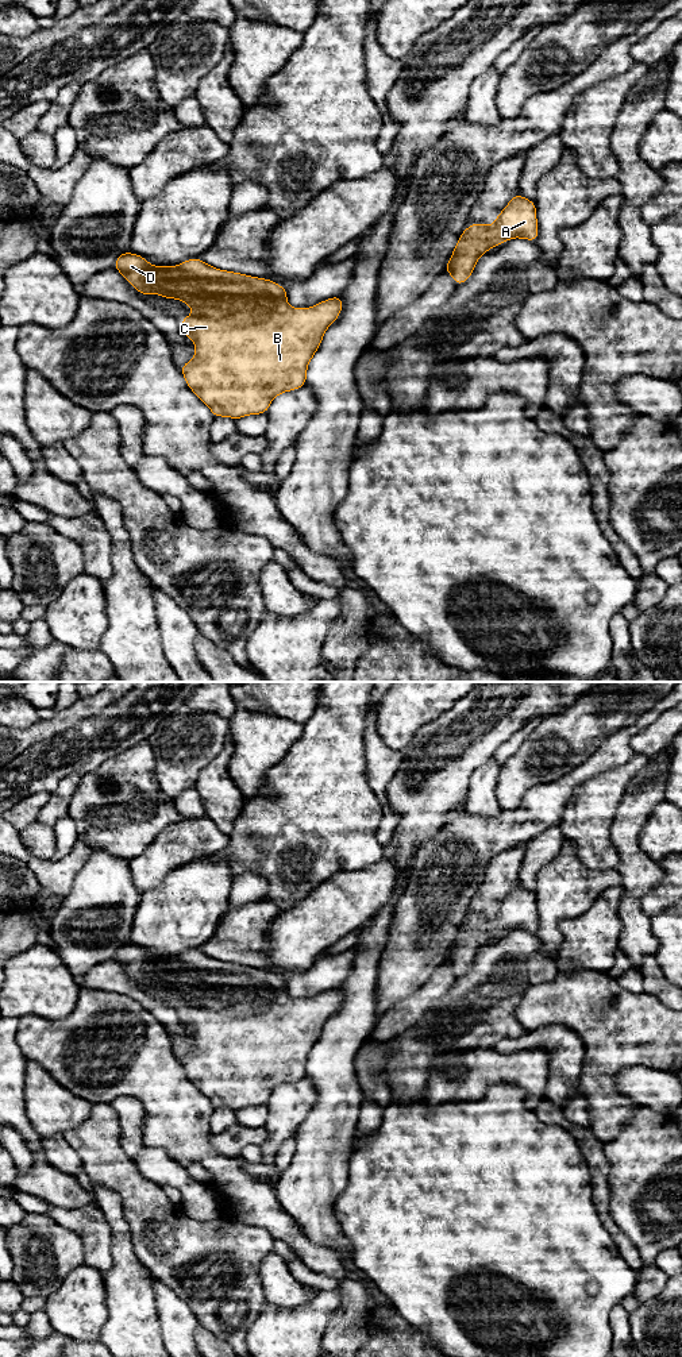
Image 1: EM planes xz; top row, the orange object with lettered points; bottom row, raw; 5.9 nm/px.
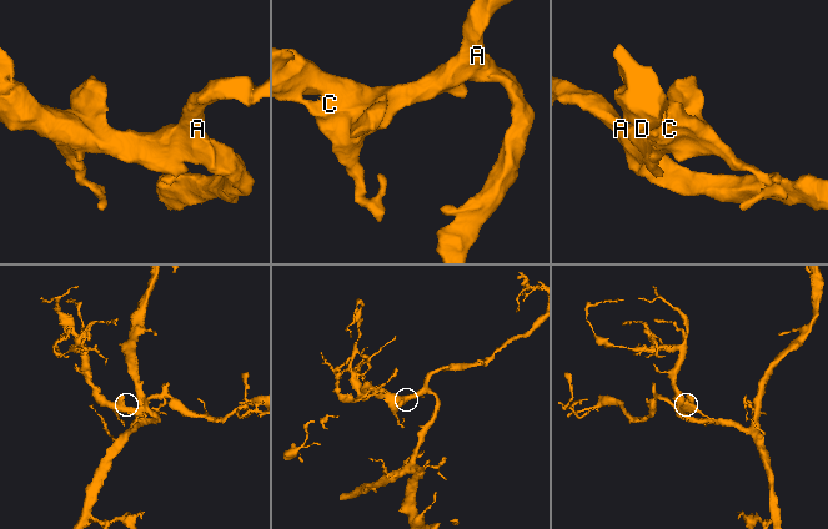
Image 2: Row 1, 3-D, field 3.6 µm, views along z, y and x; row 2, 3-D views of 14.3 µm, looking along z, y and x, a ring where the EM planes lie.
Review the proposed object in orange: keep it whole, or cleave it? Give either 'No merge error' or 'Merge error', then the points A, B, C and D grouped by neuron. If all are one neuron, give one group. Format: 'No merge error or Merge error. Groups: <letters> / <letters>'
No merge error. Groups: A B C D

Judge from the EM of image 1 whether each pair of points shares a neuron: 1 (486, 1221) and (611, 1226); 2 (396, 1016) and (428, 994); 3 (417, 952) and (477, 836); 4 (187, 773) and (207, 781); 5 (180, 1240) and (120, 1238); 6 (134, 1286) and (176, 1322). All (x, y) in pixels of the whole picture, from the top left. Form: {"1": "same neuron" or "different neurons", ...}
{"1": "different neurons", "2": "same neuron", "3": "same neuron", "4": "different neurons", "5": "different neurons", "6": "different neurons"}

